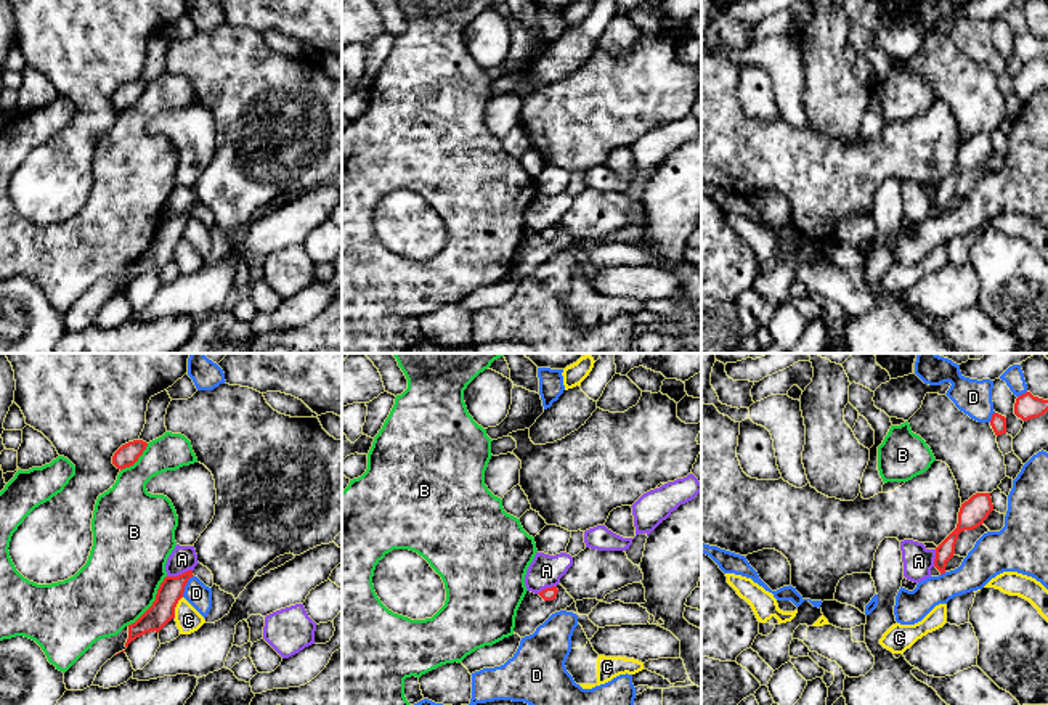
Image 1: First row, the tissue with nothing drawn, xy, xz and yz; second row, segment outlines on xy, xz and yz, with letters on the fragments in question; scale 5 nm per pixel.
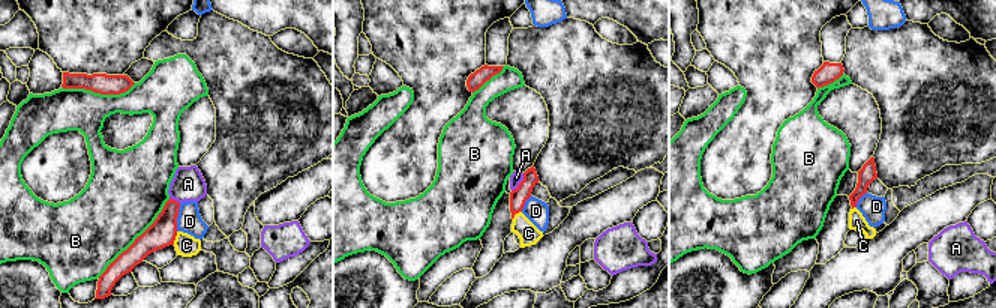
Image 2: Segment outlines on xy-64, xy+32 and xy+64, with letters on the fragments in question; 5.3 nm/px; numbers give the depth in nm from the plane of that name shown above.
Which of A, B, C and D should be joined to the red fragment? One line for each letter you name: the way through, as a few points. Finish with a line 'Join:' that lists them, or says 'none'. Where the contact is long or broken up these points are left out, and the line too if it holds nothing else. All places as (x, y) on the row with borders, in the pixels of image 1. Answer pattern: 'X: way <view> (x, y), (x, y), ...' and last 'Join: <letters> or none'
Join: none

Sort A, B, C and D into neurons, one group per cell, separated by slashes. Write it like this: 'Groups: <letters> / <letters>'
Groups: A / B / C / D

